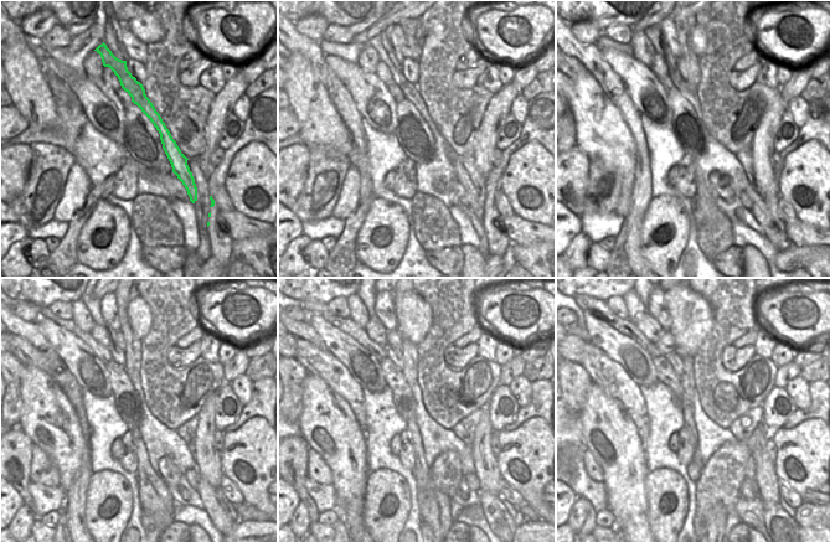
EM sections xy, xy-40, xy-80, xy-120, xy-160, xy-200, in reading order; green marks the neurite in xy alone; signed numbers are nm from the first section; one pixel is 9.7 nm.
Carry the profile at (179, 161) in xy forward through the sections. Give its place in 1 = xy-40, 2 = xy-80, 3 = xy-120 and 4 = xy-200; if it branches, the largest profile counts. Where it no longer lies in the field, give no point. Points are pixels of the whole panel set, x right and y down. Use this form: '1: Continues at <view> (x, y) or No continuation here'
1: Continues at xy-40 (480, 210)
2: Continues at xy-80 (759, 208)
3: Continues at xy-120 (211, 497)
4: Continues at xy-200 (773, 530).

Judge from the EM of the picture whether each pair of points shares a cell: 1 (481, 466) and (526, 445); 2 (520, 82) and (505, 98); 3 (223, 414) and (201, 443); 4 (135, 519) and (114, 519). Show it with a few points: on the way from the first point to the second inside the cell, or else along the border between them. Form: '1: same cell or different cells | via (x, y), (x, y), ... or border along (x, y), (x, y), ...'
1: different cells | border along (495, 457), (501, 476)
2: different cells | border along (511, 82), (520, 92)
3: different cells | border along (217, 397), (215, 429)
4: different cells | border along (132, 490), (132, 515), (124, 528)

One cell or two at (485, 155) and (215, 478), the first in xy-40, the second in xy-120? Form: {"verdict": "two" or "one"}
{"verdict": "one"}

